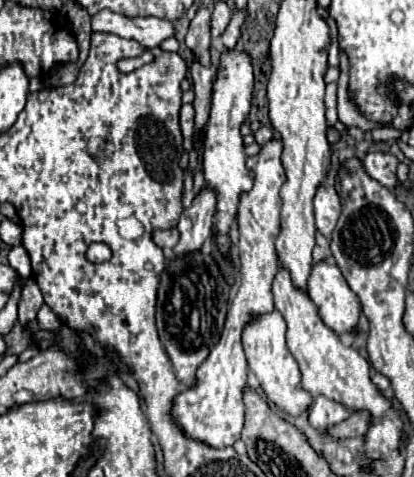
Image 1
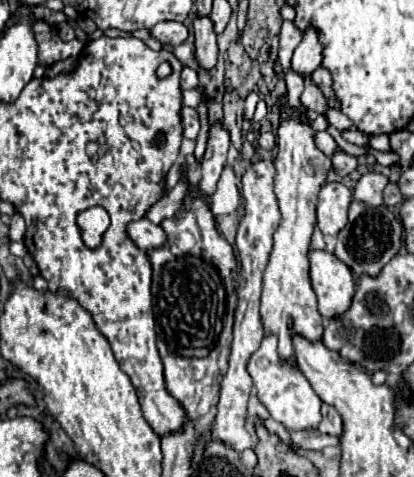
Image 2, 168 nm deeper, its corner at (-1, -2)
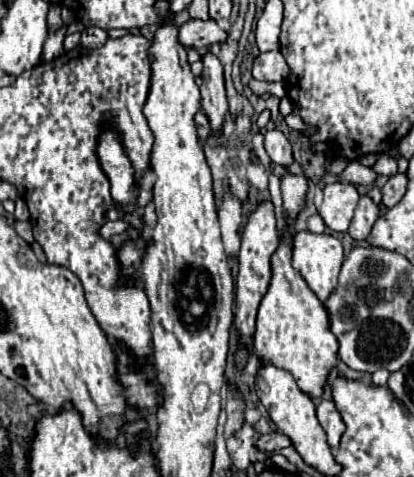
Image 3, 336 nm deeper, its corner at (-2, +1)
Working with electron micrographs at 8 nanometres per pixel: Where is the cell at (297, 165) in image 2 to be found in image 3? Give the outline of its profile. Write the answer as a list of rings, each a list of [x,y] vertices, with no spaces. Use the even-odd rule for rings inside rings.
[[[287,169],[287,173],[281,177],[283,217],[285,217],[287,225],[283,229],[281,243],[271,257],[273,277],[271,277],[271,283],[269,283],[269,289],[265,293],[263,301],[259,305],[257,331],[253,335],[253,349],[259,359],[269,361],[275,367],[289,371],[295,377],[301,391],[309,393],[311,397],[319,397],[323,393],[323,385],[327,383],[327,375],[335,367],[339,343],[335,341],[335,335],[329,329],[327,309],[309,289],[309,285],[305,283],[301,273],[291,265],[295,219],[305,209],[307,191],[309,191],[307,175],[295,175]]]

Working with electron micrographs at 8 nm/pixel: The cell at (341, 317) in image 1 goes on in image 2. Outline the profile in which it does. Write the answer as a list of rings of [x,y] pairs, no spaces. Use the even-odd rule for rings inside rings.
[[[310,250],[308,262],[322,318],[330,320],[346,312],[354,296],[354,276],[348,266],[326,250]]]

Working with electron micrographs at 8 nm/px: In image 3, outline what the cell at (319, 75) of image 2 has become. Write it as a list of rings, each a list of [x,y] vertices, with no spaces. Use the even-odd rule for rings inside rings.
[[[279,51],[261,53],[252,67],[253,79],[257,81],[281,81],[289,75],[289,65]]]

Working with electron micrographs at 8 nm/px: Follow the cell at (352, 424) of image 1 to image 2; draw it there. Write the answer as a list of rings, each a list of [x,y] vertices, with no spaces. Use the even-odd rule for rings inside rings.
[[[304,430],[304,432],[290,432],[290,440],[294,446],[304,450],[322,450],[324,446],[336,446],[340,440],[336,436],[326,436],[318,430]]]

